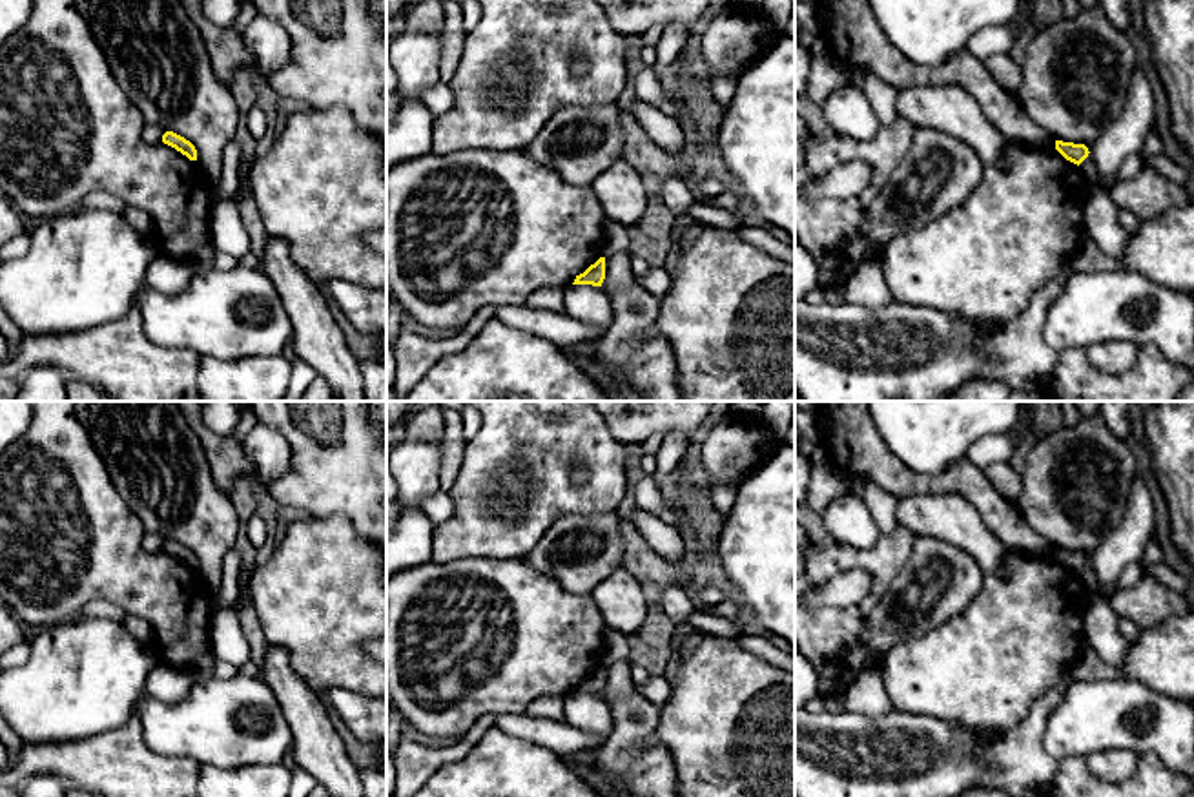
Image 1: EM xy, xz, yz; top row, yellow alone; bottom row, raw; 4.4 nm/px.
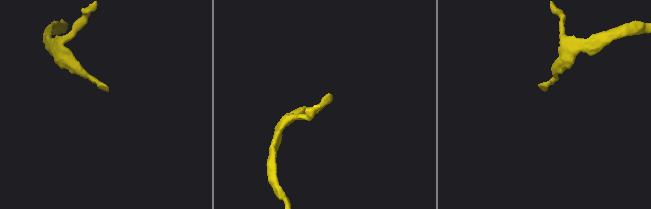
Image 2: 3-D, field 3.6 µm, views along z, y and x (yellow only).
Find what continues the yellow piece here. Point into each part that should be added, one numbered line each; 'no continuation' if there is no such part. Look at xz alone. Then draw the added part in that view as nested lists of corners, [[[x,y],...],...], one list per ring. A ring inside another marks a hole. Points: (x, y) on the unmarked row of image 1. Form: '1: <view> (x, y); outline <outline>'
no continuation

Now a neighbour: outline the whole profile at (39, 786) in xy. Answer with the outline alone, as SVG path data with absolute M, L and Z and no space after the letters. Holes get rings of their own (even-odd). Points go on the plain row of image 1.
M33 777L20 797L66 797L66 784L55 777Z

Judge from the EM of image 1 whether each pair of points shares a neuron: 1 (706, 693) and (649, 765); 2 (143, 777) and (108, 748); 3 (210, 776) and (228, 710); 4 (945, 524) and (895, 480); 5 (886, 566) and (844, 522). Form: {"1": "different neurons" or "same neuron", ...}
{"1": "different neurons", "2": "same neuron", "3": "different neurons", "4": "different neurons", "5": "different neurons"}

